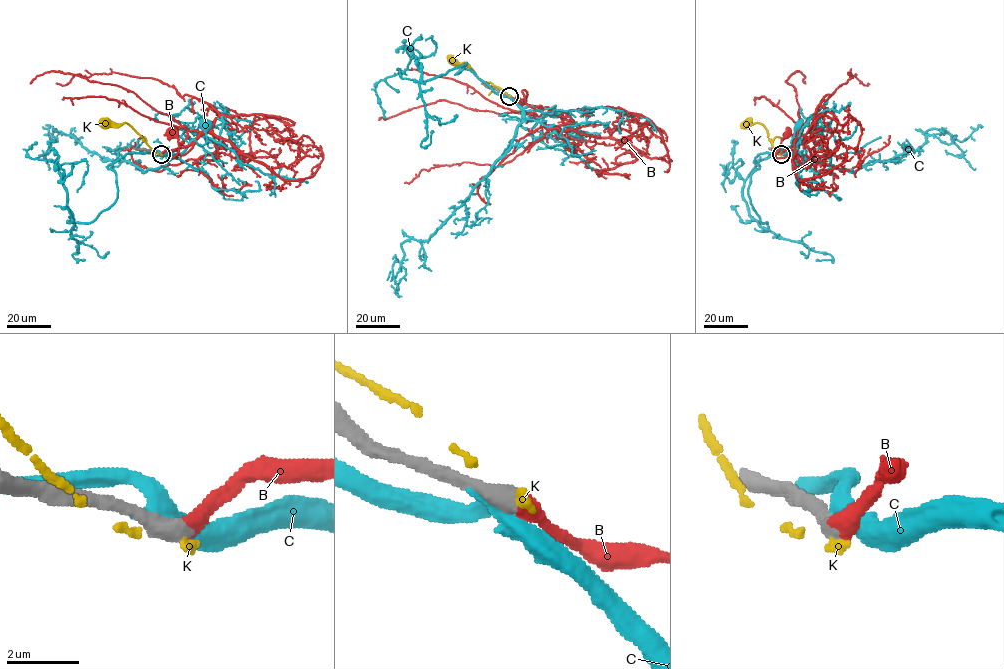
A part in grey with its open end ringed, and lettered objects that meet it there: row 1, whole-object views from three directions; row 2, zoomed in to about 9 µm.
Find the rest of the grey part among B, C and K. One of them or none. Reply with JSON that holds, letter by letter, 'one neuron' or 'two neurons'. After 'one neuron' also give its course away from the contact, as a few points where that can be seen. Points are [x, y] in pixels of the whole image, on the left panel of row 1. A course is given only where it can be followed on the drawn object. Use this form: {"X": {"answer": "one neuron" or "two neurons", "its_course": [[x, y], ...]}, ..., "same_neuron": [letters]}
{"B": {"answer": "one neuron", "its_course": [[161, 154], [193, 145], [185, 154], [173, 157], [178, 151], [178, 139], [172, 133]]}, "C": {"answer": "two neurons"}, "K": {"answer": "two neurons"}, "same_neuron": ["B"]}

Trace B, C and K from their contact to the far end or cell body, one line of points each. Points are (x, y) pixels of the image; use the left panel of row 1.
B: (161, 154), (193, 145), (185, 154), (173, 157), (178, 151), (178, 139), (172, 133)
C: (160, 153), (181, 154), (193, 139), (203, 145), (207, 139), (205, 125)
K: (161, 154), (127, 123), (102, 124)

